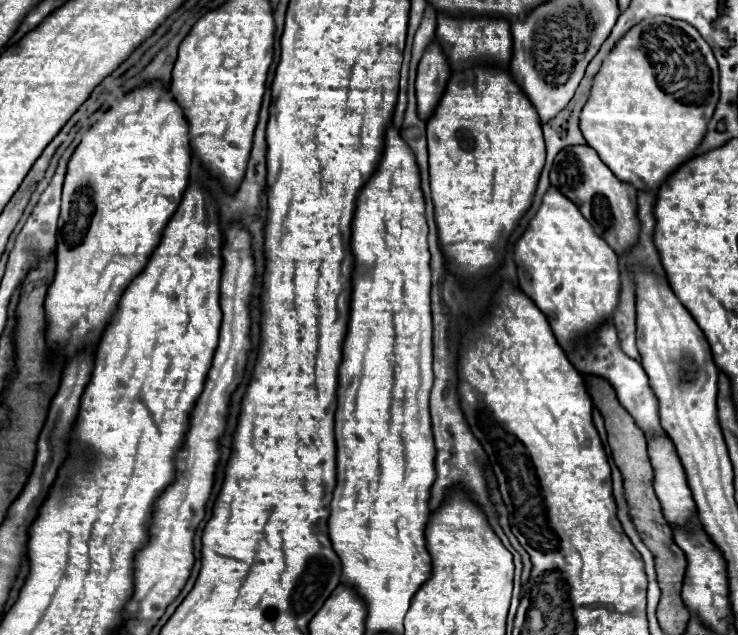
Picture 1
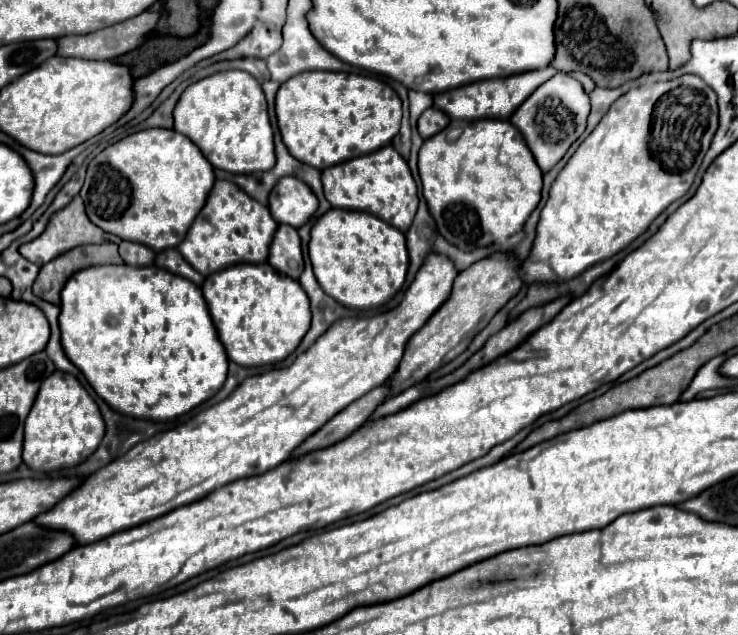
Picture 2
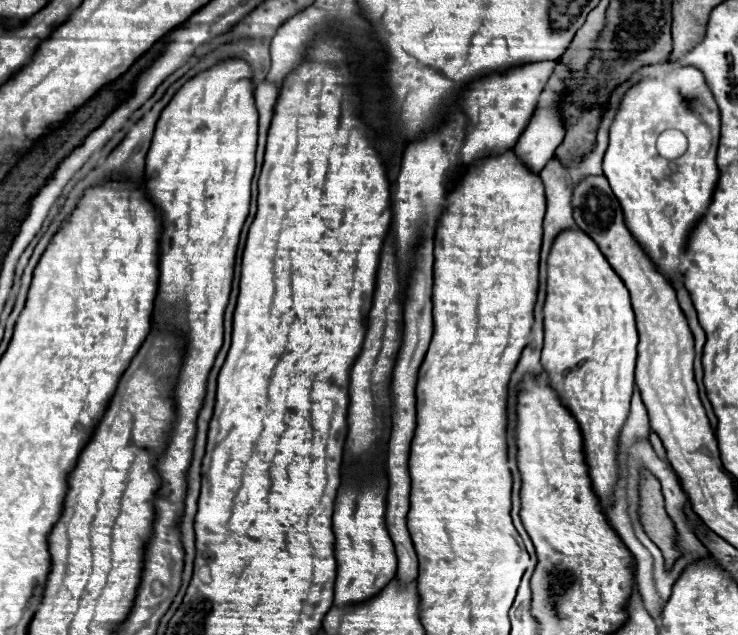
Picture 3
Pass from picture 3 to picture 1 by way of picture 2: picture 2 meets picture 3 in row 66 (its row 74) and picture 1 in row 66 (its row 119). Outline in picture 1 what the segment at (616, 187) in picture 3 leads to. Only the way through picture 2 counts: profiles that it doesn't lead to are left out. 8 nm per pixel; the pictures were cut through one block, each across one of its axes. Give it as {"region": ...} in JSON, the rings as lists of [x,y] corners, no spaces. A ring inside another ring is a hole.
{"region":[[[650,18],[648,22],[640,22],[636,24],[612,50],[612,54],[608,54],[608,58],[602,62],[600,74],[596,76],[596,82],[592,86],[592,98],[588,98],[588,106],[584,106],[582,114],[580,114],[580,130],[588,142],[588,146],[592,146],[598,156],[602,158],[602,162],[616,174],[618,180],[632,184],[636,190],[652,190],[658,192],[660,186],[666,182],[666,178],[676,172],[686,160],[690,160],[694,156],[694,150],[698,148],[698,144],[702,142],[702,138],[708,132],[708,122],[712,120],[712,114],[718,106],[720,100],[720,90],[718,90],[718,64],[714,60],[714,54],[708,46],[708,42],[700,36],[700,32],[692,26],[688,26],[686,22],[676,22],[672,18]]]}

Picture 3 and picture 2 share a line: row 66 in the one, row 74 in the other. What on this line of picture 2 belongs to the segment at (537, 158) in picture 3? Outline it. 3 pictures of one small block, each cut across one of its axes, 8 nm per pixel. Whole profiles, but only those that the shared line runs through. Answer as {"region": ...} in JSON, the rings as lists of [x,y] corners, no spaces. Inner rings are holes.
{"region":[[[556,72],[548,82],[538,86],[520,108],[510,116],[510,122],[522,132],[528,148],[536,156],[542,172],[548,172],[570,148],[570,144],[584,132],[590,114],[590,98],[580,88],[580,82],[570,74]]]}

